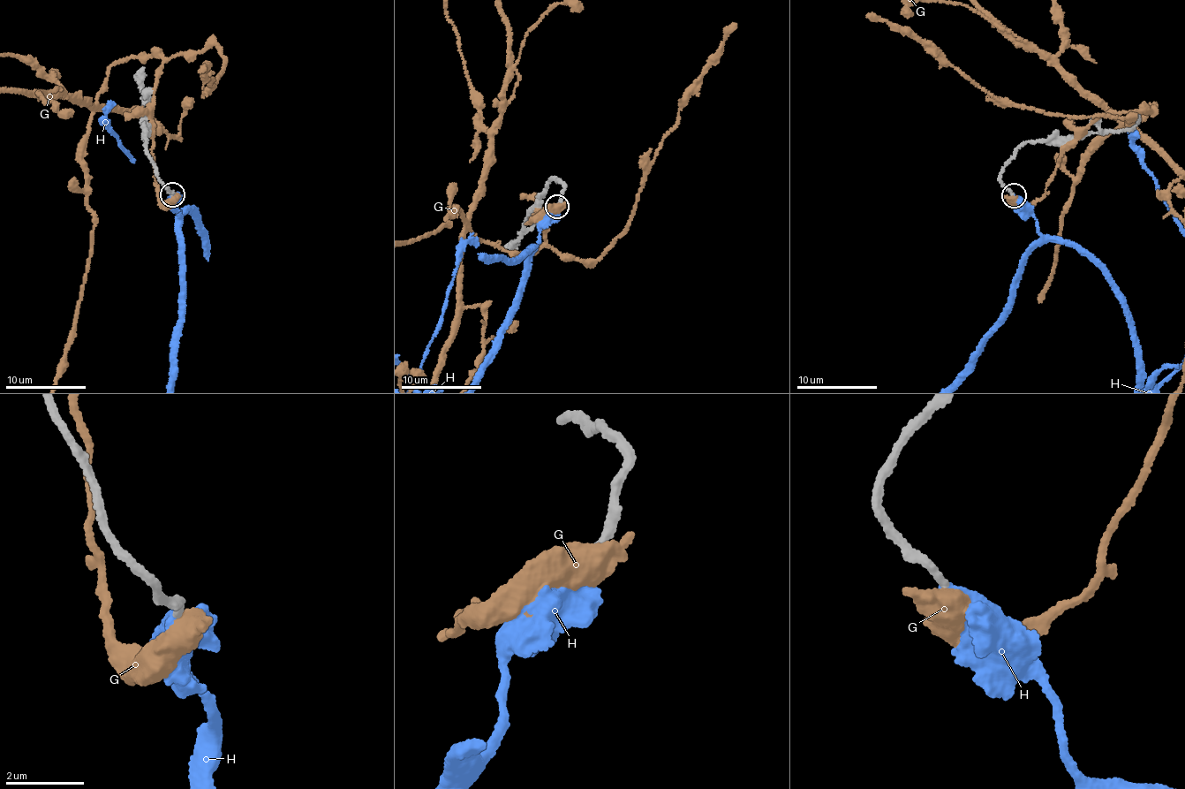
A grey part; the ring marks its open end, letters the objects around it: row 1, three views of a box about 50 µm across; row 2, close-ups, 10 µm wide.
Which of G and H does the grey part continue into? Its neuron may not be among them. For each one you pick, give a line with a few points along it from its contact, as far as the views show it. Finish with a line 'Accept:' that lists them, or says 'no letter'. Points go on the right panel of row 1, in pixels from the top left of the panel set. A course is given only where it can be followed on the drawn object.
Accept: H

